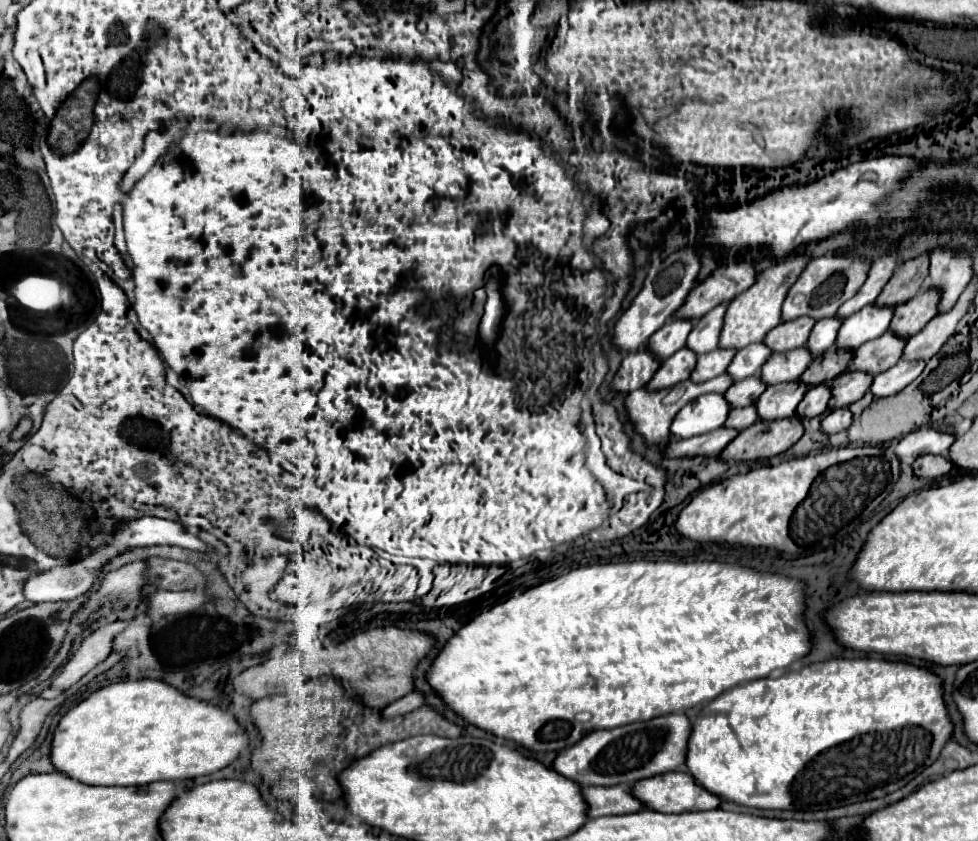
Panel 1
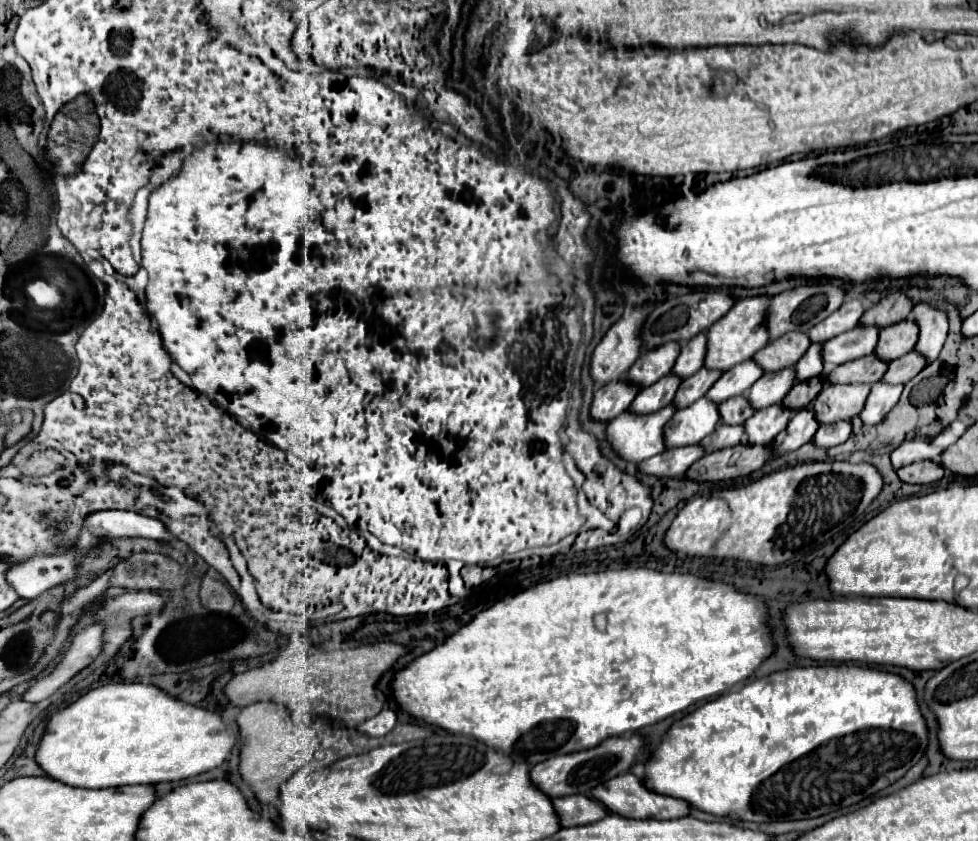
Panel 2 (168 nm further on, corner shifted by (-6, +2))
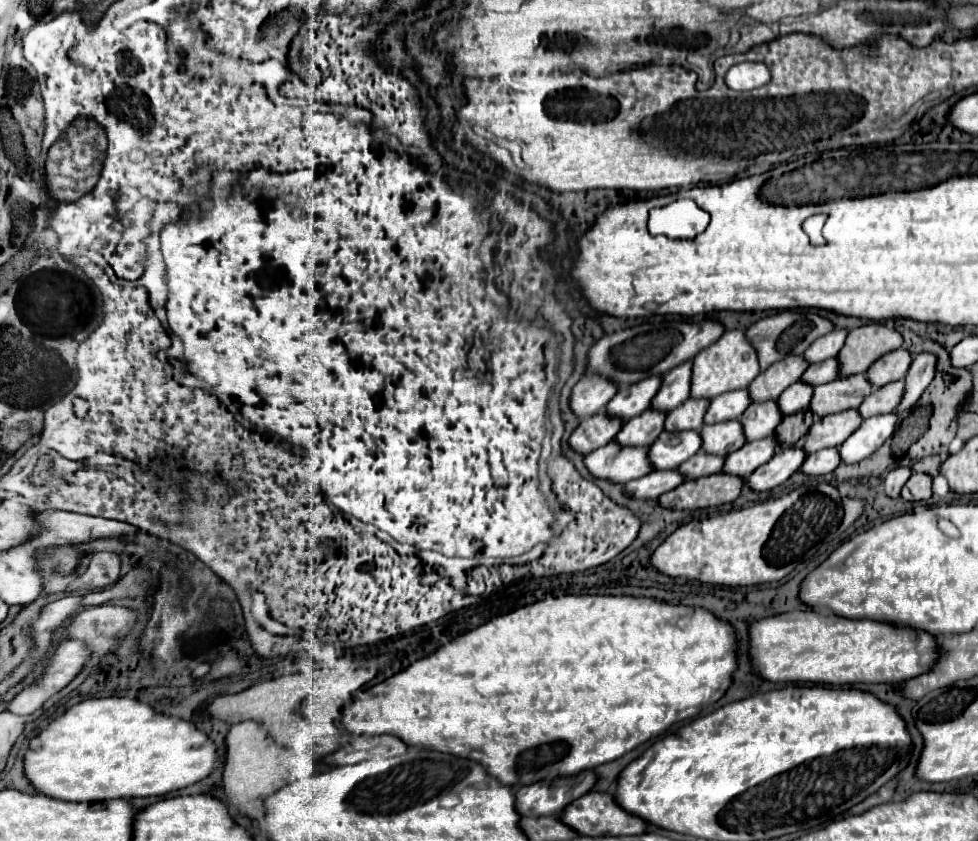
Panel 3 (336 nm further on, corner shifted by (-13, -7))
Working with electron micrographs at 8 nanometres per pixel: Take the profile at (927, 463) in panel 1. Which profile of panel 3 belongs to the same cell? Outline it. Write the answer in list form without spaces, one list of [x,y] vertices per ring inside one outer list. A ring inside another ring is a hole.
[[[914,473],[902,489],[904,501],[926,501],[932,495],[932,477],[926,473]]]

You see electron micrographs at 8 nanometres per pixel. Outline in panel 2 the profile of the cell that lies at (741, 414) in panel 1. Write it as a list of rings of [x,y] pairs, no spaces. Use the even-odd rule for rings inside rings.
[[[719,422],[715,432],[705,436],[699,444],[703,444],[707,452],[711,452],[711,450],[723,450],[727,446],[731,448],[735,444],[741,444],[741,440],[743,440],[743,426],[725,426]]]

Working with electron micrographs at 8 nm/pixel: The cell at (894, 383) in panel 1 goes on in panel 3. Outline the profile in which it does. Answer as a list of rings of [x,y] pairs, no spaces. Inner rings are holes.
[[[896,411],[864,419],[862,425],[858,427],[858,431],[854,431],[840,445],[842,463],[856,463],[856,461],[870,457],[886,439],[892,437],[898,421],[900,421],[900,417]]]

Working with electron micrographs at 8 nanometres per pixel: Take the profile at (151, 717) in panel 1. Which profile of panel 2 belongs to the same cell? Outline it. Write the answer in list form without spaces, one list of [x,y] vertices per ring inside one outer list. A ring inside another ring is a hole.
[[[105,684],[55,712],[39,740],[35,760],[53,780],[79,788],[111,788],[125,784],[177,782],[217,768],[231,752],[233,736],[215,712],[191,706],[151,684]]]

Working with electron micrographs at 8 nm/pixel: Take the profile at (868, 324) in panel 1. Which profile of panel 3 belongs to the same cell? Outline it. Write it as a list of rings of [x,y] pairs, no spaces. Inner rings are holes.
[[[830,357],[820,363],[812,363],[806,373],[802,375],[802,381],[810,381],[810,385],[822,385],[830,383],[840,377],[840,361],[838,357]]]

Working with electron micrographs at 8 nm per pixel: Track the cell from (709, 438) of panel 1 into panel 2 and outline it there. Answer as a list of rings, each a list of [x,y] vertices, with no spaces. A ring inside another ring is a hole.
[[[685,446],[685,448],[671,448],[665,450],[649,460],[643,460],[639,464],[639,472],[649,474],[649,476],[657,476],[657,478],[675,478],[675,476],[683,476],[687,472],[687,468],[699,460],[705,454],[705,450],[701,446]]]

